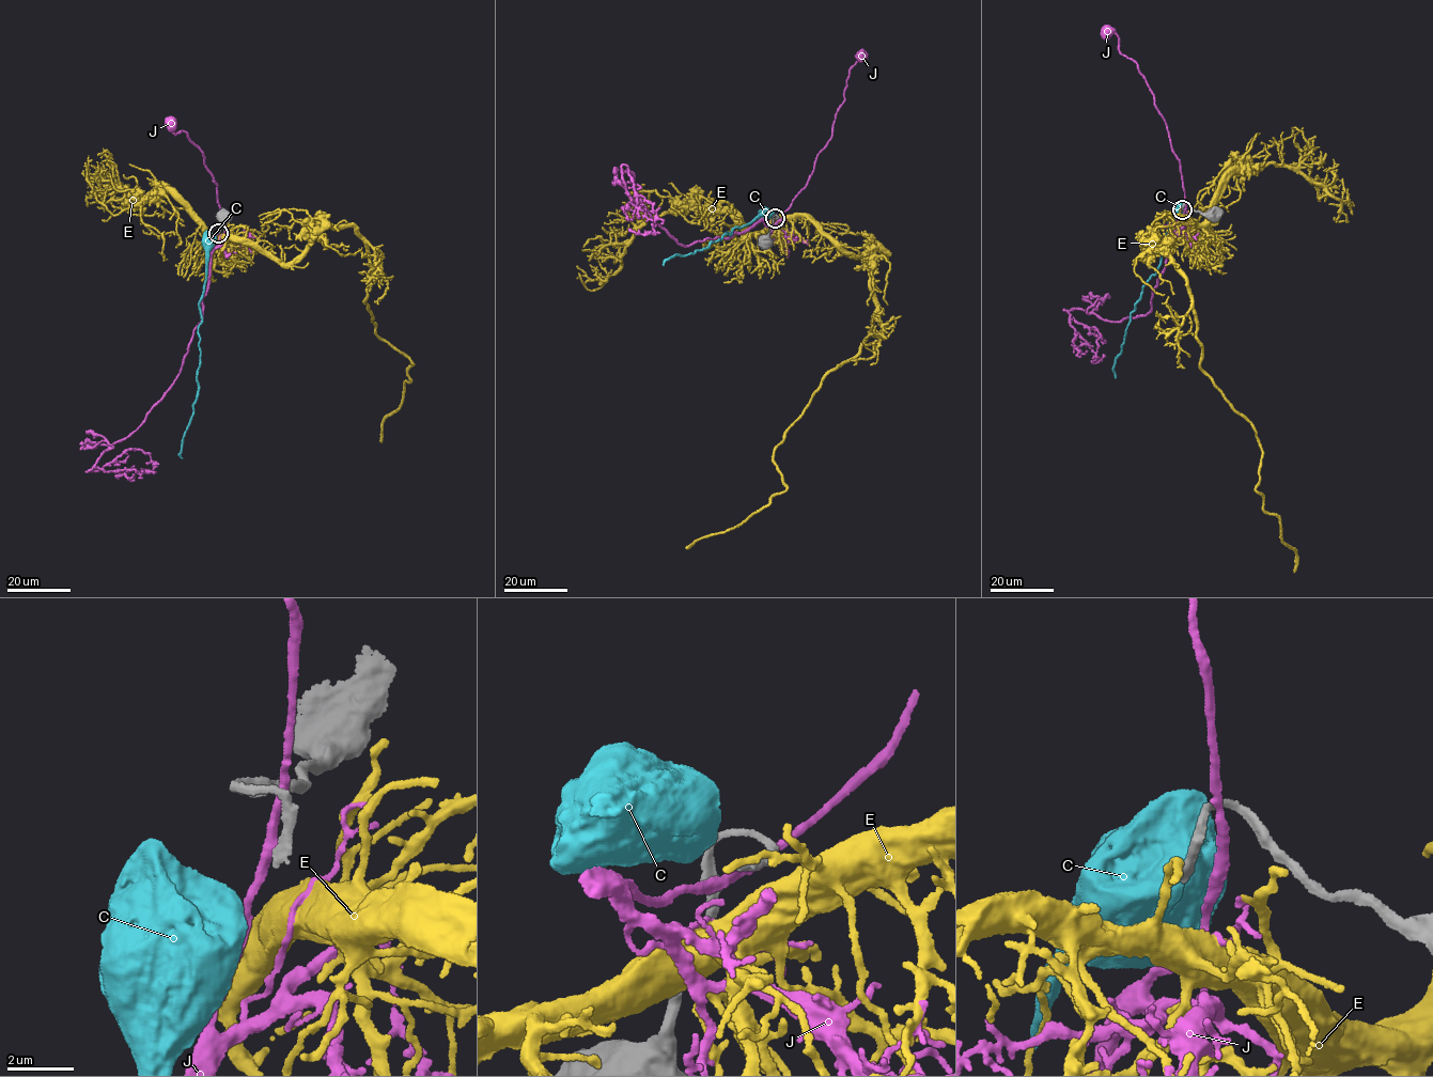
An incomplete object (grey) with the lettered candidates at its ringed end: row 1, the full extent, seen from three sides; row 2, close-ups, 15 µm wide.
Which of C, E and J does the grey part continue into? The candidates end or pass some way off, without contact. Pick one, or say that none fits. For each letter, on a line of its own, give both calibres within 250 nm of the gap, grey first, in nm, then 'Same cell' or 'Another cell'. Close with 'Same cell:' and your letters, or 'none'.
C: Thickness 240 nm (grey) against 750 nm. Another cell
E: Thickness 240 nm (grey) against 900 nm. Another cell
J: Thickness 240 nm (grey) against 320 nm. Another cell
Same cell: none

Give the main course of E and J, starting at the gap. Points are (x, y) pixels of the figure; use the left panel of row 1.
E: (222, 235), (285, 263), (325, 225), (355, 228), (372, 267), (364, 302), (375, 332), (413, 364), (379, 441)
J: (217, 232), (217, 184), (205, 165), (202, 151), (187, 134), (174, 134), (171, 123)

